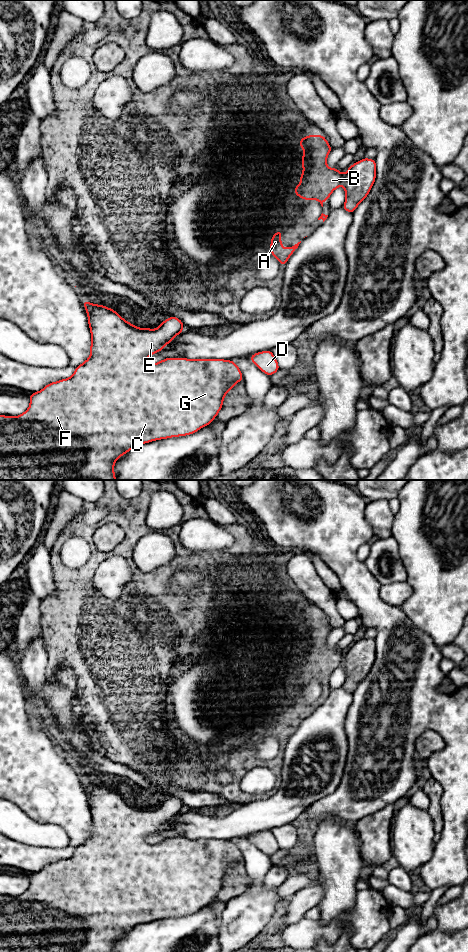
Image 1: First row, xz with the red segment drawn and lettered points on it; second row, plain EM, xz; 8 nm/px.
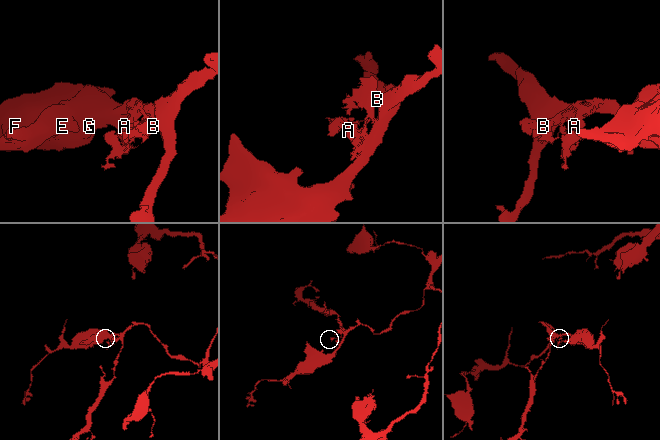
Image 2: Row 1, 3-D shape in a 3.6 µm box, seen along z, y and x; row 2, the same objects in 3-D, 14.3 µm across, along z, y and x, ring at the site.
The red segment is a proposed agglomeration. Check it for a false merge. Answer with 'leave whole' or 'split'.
split

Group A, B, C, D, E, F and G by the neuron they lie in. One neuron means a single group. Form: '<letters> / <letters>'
A B / C D E F G

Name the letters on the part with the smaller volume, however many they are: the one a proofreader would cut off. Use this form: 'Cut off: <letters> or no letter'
Cut off: A, B

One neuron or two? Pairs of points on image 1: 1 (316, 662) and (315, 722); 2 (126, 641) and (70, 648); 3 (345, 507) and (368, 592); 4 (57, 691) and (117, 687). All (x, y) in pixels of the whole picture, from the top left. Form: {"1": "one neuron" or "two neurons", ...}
{"1": "two neurons", "2": "one neuron", "3": "one neuron", "4": "two neurons"}

